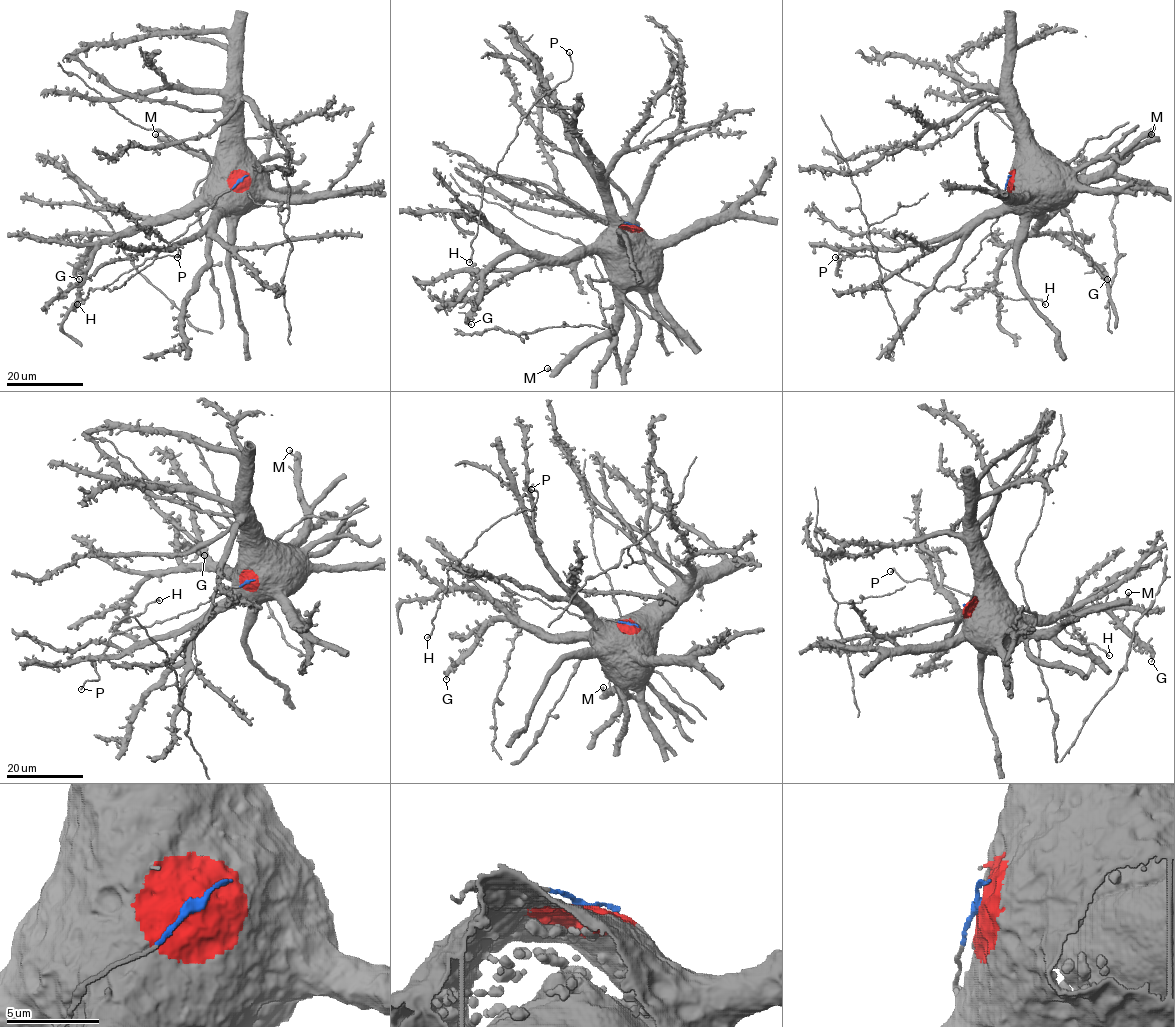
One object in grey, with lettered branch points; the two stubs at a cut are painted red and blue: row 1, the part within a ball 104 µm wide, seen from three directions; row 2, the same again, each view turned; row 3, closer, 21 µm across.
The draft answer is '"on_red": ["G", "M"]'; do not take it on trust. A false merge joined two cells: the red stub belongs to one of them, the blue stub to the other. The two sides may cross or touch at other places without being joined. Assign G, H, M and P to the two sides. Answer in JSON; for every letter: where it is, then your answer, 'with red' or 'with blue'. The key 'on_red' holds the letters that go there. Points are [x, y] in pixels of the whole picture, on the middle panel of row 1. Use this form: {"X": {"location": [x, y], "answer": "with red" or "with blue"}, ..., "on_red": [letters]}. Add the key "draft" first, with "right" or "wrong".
{"draft": "right", "G": {"location": [471, 324], "answer": "with red"}, "H": {"location": [469, 262], "answer": "with blue"}, "M": {"location": [547, 368], "answer": "with red"}, "P": {"location": [569, 52], "answer": "with blue"}, "on_red": ["G", "M"]}

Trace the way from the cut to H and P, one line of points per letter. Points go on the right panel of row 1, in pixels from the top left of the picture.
H: (1009, 180), (1007, 204), (957, 288), (988, 289), (1045, 304)
P: (1009, 180), (1007, 204), (957, 286), (925, 288), (874, 257), (842, 250), (835, 257)

